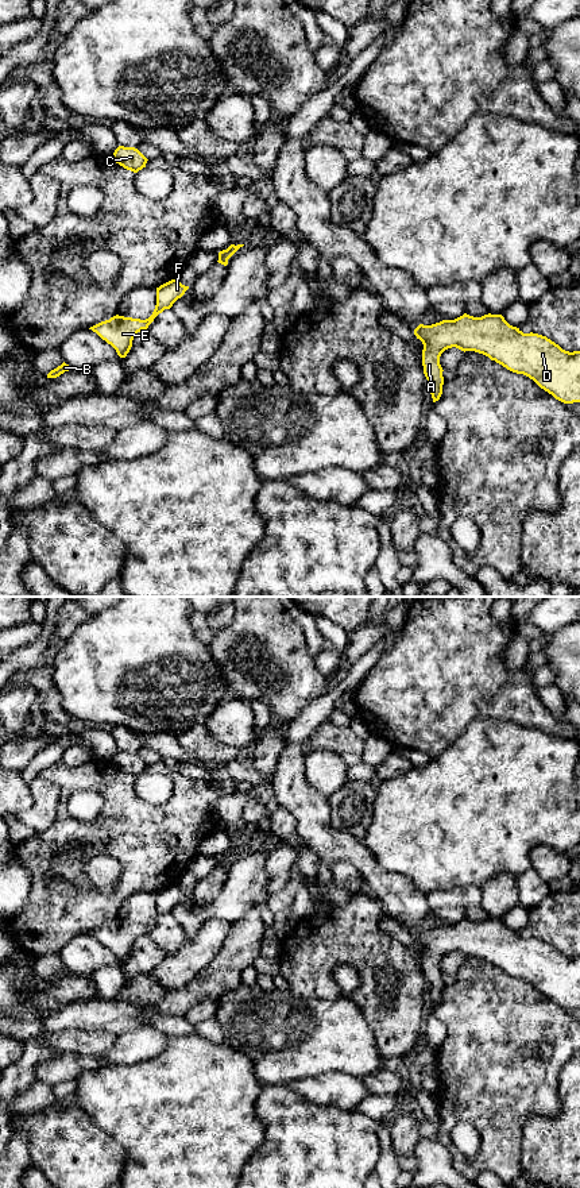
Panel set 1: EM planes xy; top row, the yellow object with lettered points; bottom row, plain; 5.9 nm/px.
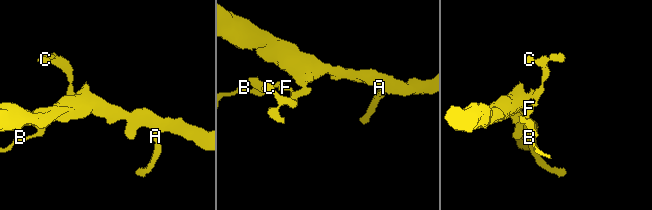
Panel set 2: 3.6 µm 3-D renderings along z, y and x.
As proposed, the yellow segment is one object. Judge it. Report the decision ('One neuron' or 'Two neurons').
Two neurons

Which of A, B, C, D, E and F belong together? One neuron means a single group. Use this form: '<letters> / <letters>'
A D / B C E F

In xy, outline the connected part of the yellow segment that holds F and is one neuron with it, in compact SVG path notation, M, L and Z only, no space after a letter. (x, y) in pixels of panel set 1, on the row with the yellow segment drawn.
M171 279L156 288L156 305L148 319L140 320L116 315L89 329L111 344L120 358L125 358L132 347L135 335L142 329L147 329L154 319L165 309L170 309L187 289L189 286L182 285L178 279Z

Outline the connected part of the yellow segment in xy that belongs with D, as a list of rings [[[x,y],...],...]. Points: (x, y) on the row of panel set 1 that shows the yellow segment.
[[[467,313],[455,320],[442,320],[432,325],[419,324],[414,335],[424,344],[422,366],[429,383],[433,402],[442,394],[441,354],[452,347],[461,351],[475,351],[488,356],[507,370],[523,374],[533,379],[541,389],[564,404],[580,402],[580,351],[565,351],[558,344],[538,333],[523,333],[519,328],[510,325],[502,315],[484,315],[473,317]]]

